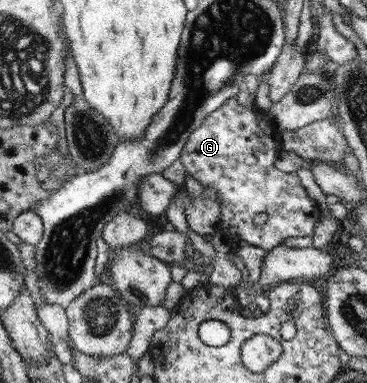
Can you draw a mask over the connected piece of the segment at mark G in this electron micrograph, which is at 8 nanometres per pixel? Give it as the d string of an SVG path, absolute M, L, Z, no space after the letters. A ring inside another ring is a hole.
M232 97L207 115L202 125L190 135L179 157L186 175L198 180L202 186L216 190L221 210L218 229L234 249L240 240L244 240L270 252L288 238L312 236L321 215L321 211L314 211L312 199L306 195L298 175L276 169L276 157L282 143L281 137L276 135L276 127L268 127L268 118L266 113L260 115ZM259 213L268 215L268 221L261 228L252 222Z

